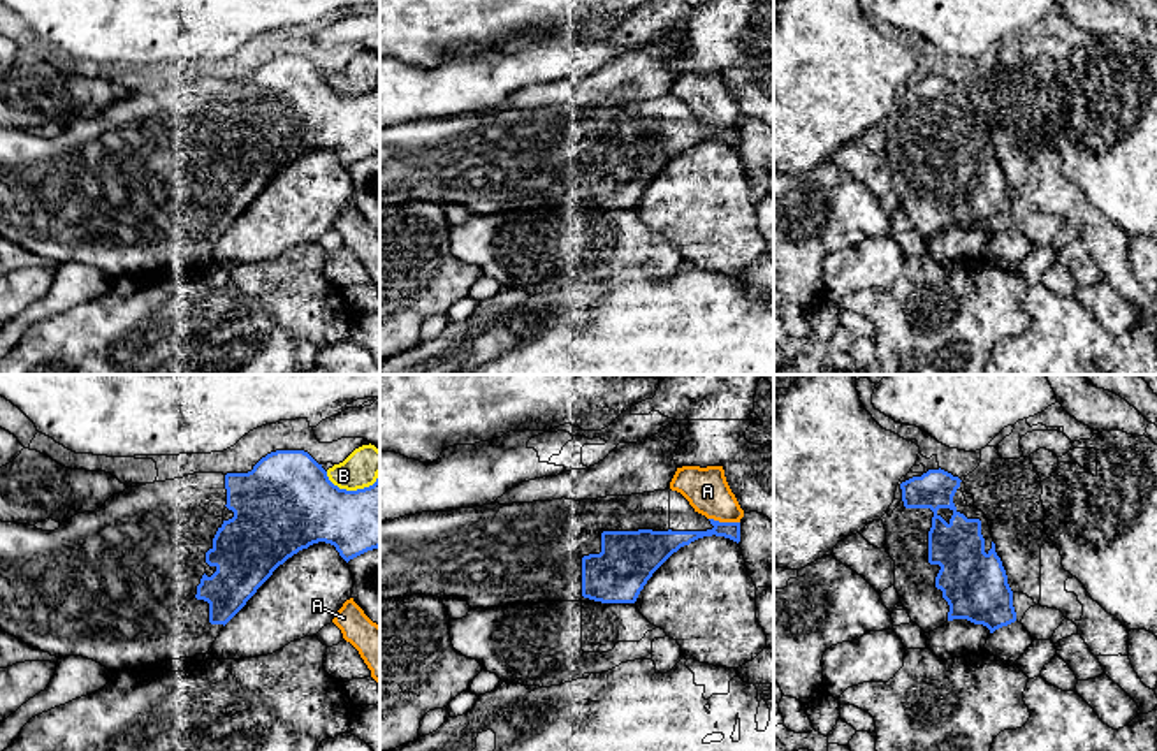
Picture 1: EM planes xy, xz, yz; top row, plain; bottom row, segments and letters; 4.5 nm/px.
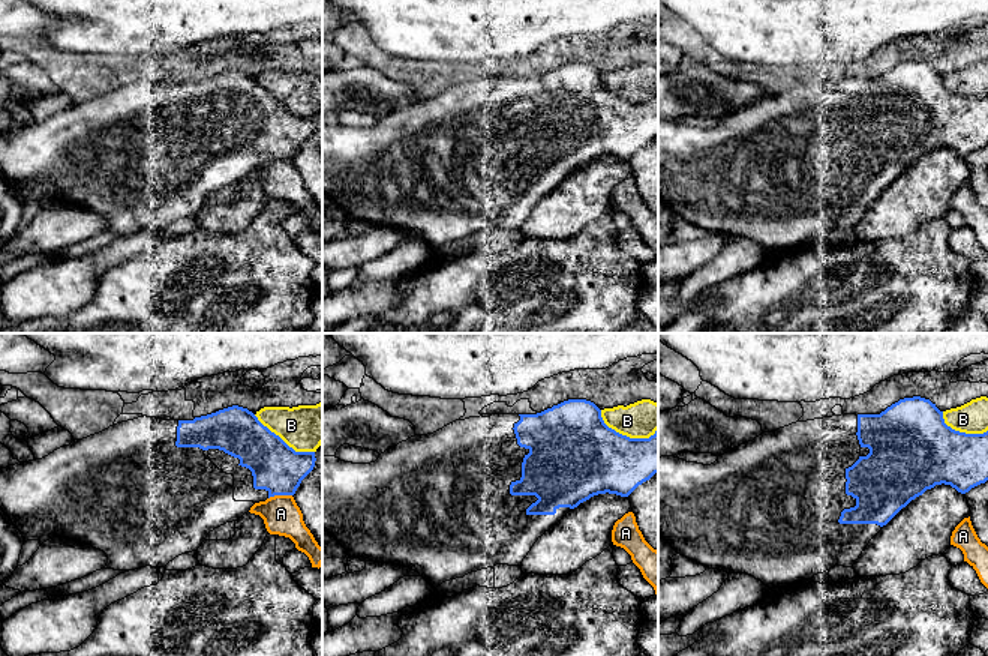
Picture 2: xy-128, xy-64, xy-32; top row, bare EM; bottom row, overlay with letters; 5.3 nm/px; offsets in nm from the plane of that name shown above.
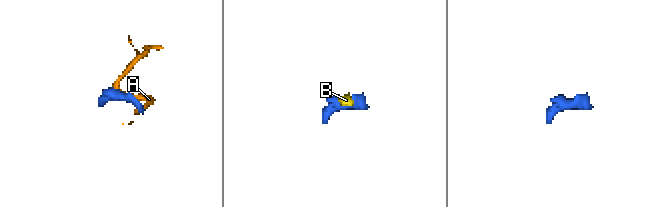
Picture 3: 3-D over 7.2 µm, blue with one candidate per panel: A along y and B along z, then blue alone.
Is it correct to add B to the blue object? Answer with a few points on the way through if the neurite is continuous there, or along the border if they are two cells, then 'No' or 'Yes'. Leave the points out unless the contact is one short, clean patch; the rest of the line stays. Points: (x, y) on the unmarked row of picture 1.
No

